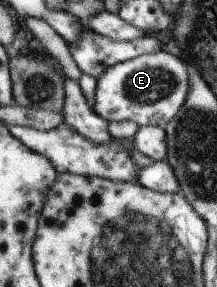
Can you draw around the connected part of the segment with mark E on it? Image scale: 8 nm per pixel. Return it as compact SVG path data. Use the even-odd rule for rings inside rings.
M154 52L145 54L115 67L109 68L100 78L97 79L95 110L109 123L134 121L140 127L144 125L156 125L167 128L176 116L180 114L188 102L188 92L191 90L191 83L188 80L188 60L172 52Z

